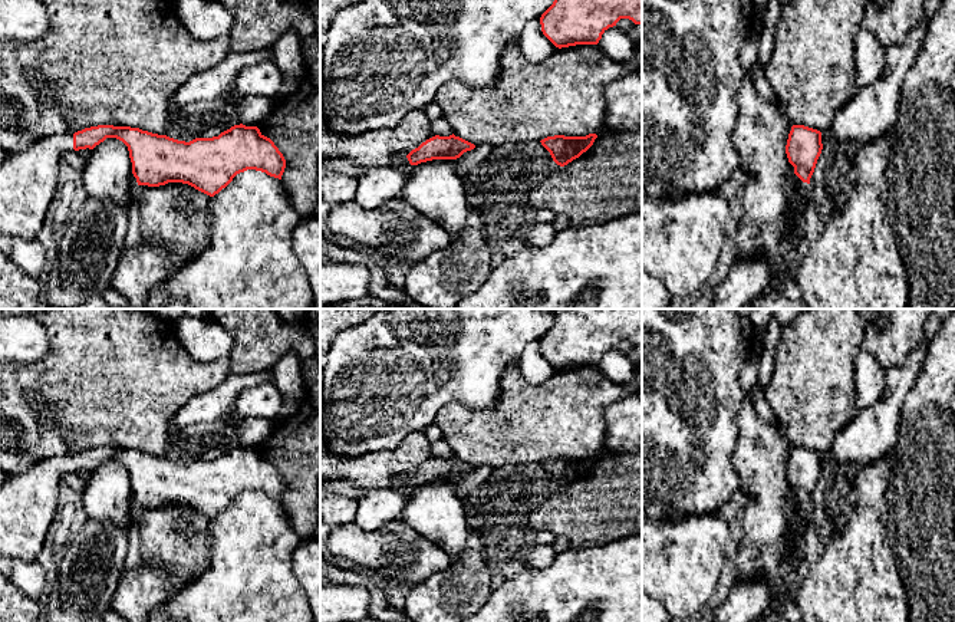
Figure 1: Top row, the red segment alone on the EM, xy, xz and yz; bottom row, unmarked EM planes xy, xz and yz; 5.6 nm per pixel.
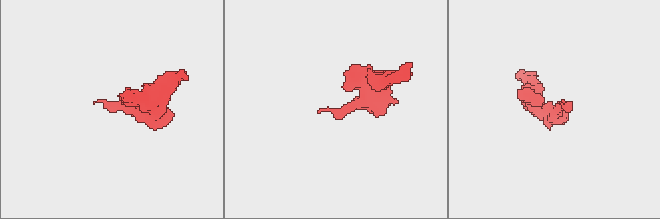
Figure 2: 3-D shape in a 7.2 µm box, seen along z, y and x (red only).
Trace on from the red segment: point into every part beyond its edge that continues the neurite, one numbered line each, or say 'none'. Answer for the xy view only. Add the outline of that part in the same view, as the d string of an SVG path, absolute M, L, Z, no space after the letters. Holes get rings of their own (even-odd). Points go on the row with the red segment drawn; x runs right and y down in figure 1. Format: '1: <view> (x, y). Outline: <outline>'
1: xy (29, 178). Outline: M73 134L37 139L0 165L0 234L37 238L57 191L60 157L73 151Z

